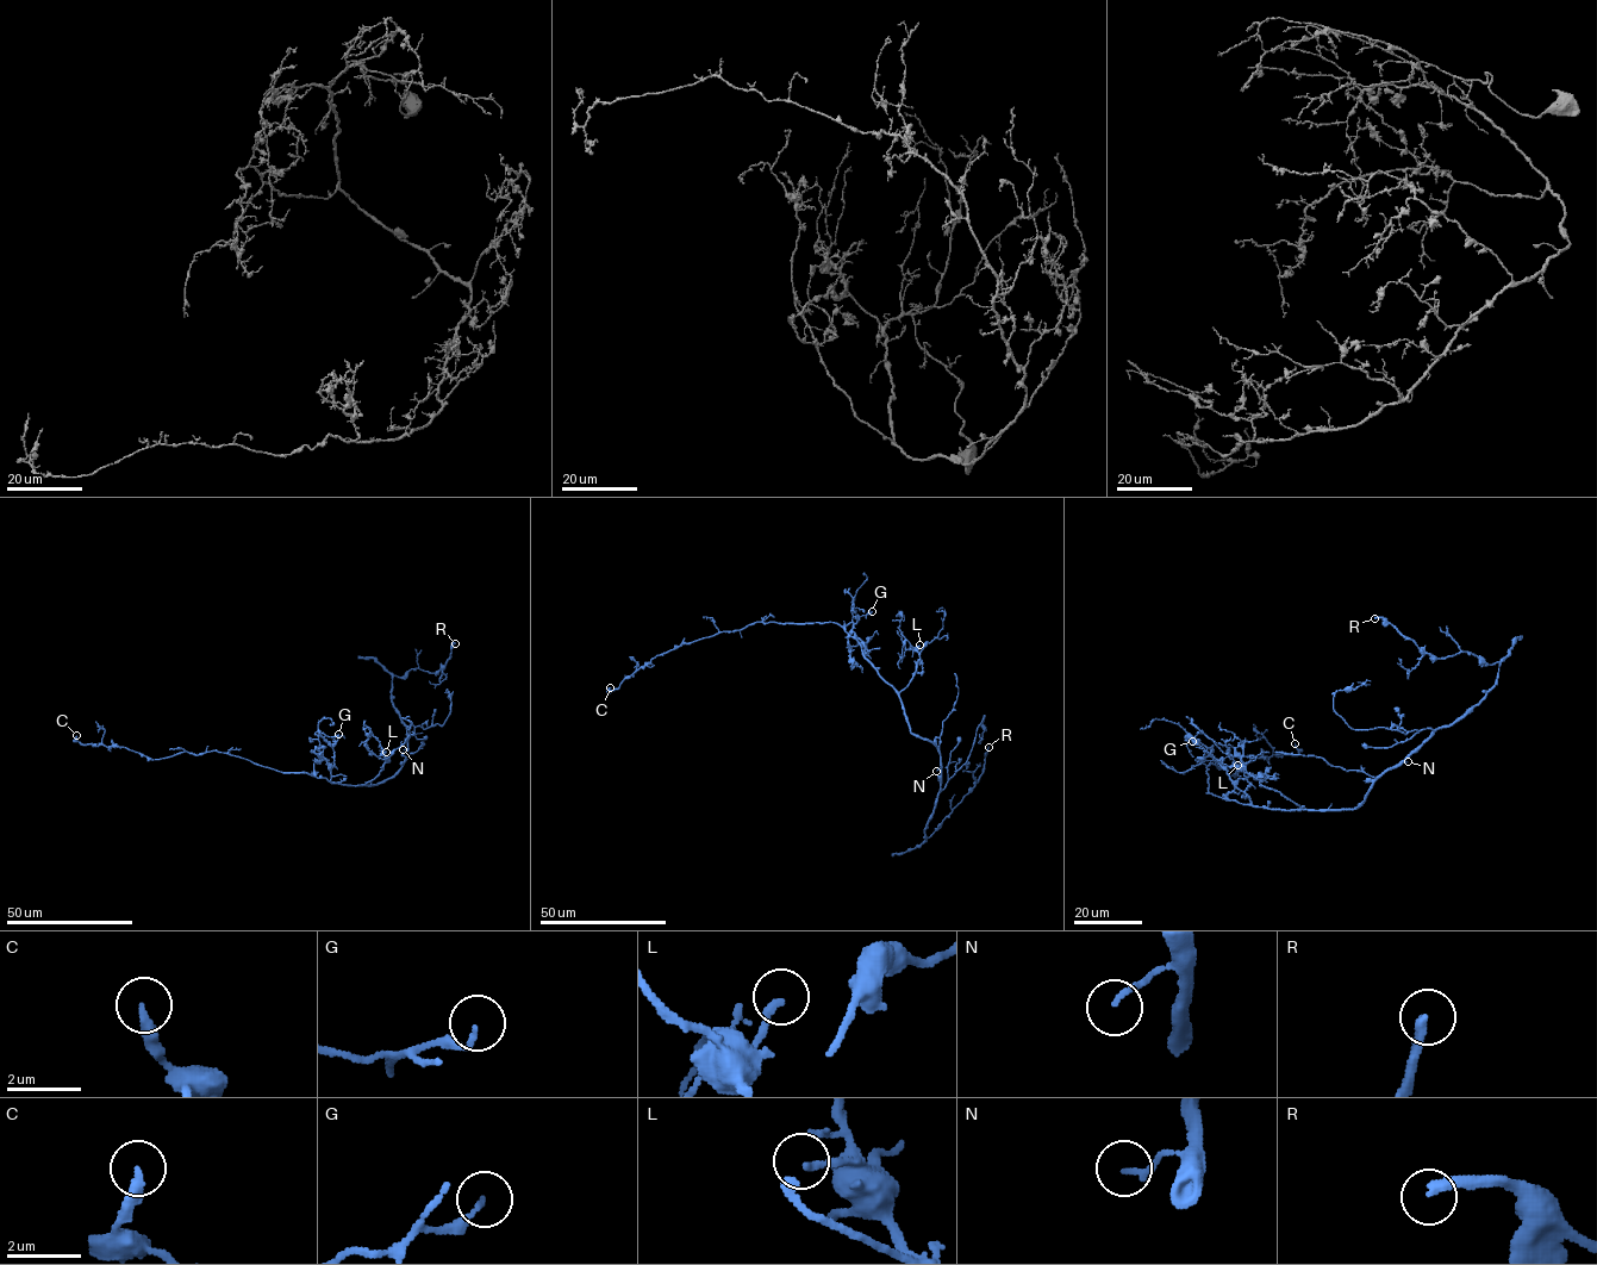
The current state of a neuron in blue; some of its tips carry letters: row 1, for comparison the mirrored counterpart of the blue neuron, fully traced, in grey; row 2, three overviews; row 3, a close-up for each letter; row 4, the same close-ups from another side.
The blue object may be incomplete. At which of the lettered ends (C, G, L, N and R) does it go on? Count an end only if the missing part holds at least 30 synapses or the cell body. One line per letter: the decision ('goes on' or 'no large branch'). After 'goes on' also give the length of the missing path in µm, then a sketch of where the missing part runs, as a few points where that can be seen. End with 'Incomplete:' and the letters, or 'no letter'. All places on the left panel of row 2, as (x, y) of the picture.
C: no large branch
G: no large branch
L: no large branch
N: no large branch
R: goes on | 25 µm | (455, 643), (456, 630), (443, 611)
Incomplete: R

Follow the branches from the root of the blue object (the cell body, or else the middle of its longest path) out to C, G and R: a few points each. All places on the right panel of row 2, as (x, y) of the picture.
C: (1291, 810), (1206, 792), (1206, 766), (1221, 765), (1235, 776), (1252, 759), (1297, 755), (1295, 743)
G: (1291, 810), (1255, 808), (1199, 740), (1197, 745), (1192, 741)
R: (1291, 810), (1353, 810), (1380, 776), (1463, 718), (1495, 684), (1498, 661), (1466, 652), (1434, 658), (1374, 618)

